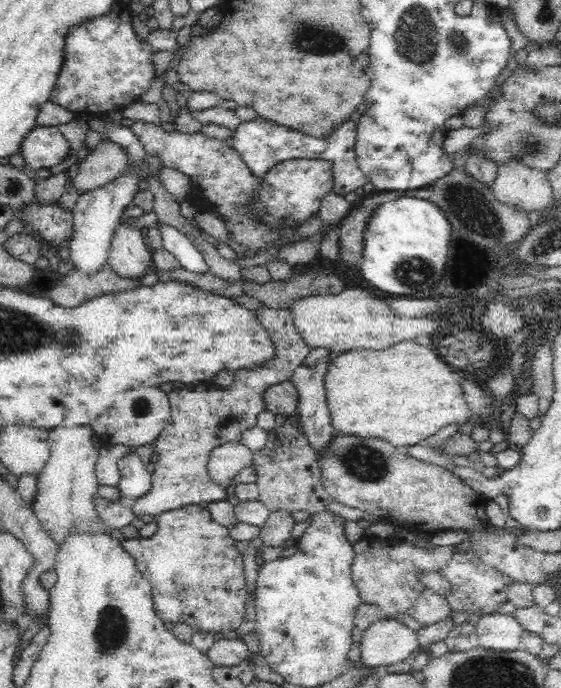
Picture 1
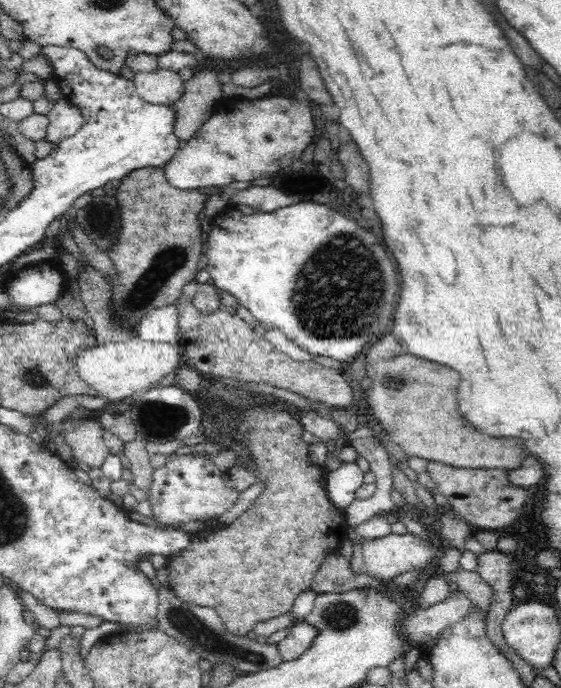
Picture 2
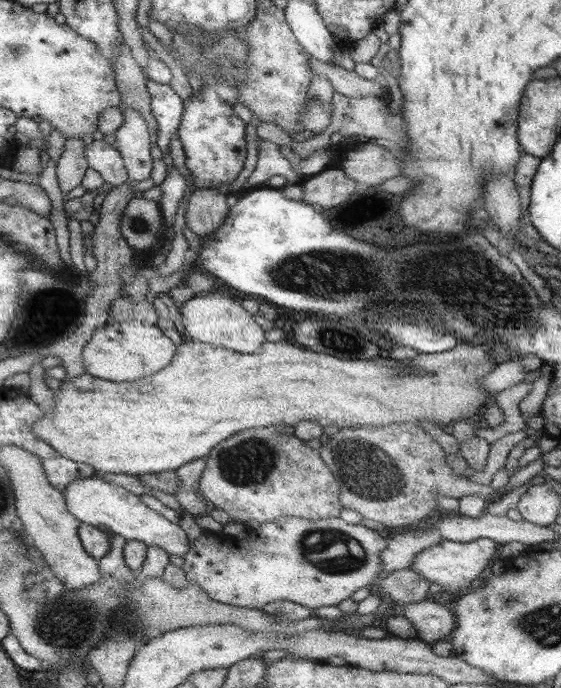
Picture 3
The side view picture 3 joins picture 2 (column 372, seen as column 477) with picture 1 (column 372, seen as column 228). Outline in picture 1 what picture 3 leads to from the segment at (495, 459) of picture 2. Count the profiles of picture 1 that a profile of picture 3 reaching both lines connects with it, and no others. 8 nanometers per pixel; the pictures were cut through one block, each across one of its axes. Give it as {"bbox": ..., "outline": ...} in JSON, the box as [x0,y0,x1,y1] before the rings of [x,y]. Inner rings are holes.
{"bbox":[324,340,475,448],"outline":[[[413,340],[398,342],[384,351],[355,349],[331,360],[324,376],[325,395],[334,431],[358,438],[382,438],[391,446],[410,448],[425,443],[432,434],[446,426],[472,422],[475,415],[464,401],[459,374],[429,347]]]}

